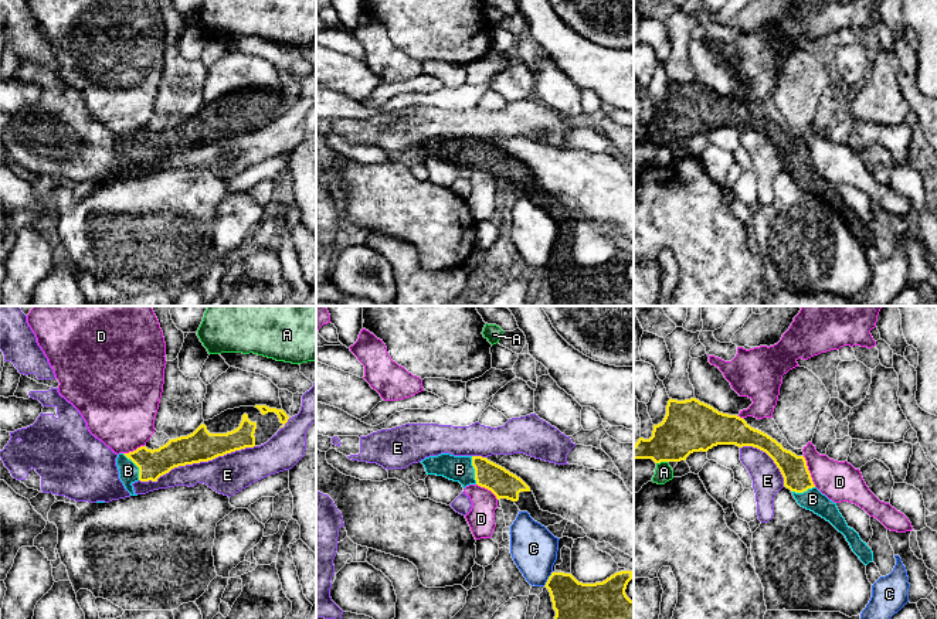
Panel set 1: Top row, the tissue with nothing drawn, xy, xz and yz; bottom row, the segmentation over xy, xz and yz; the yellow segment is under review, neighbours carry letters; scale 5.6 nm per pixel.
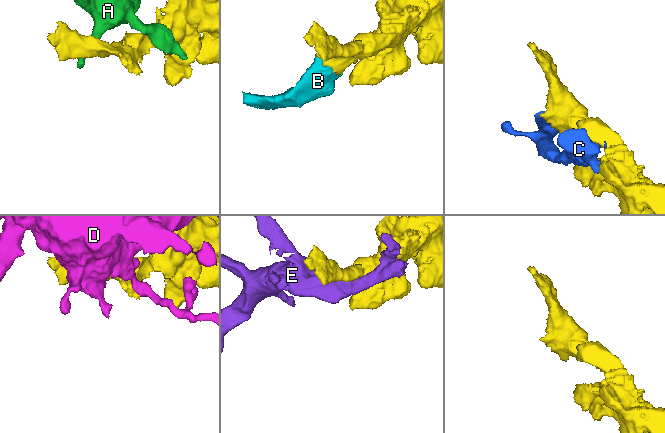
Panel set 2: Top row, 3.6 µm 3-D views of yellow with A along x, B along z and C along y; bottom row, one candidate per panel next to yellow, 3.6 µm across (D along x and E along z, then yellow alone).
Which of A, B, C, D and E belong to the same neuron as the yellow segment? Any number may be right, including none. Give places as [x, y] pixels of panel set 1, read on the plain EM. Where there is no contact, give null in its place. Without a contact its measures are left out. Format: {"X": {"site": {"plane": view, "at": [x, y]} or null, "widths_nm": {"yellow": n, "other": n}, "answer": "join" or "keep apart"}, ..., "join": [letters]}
{"A": {"site": {"plane": "yz", "at": [661, 143]}, "widths_nm": {"yellow": 300, "other": 100}, "answer": "keep apart"}, "B": {"site": {"plane": "xy", "at": [136, 148]}, "widths_nm": {"yellow": 160, "other": 110}, "answer": "join"}, "C": {"site": {"plane": "xz", "at": [549, 261]}, "widths_nm": {"yellow": 280, "other": 260}, "answer": "keep apart"}, "D": {"site": {"plane": "yz", "at": [808, 155]}, "widths_nm": {"yellow": 160, "other": 220}, "answer": "keep apart"}, "E": {"site": {"plane": "xy", "at": [196, 145]}, "widths_nm": {"yellow": 180, "other": 220}, "answer": "keep apart"}, "join": ["B"]}

